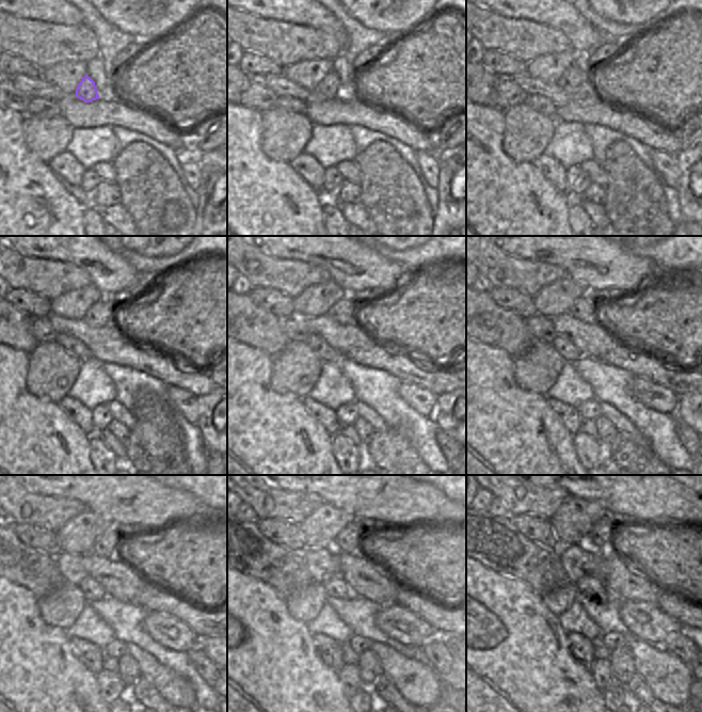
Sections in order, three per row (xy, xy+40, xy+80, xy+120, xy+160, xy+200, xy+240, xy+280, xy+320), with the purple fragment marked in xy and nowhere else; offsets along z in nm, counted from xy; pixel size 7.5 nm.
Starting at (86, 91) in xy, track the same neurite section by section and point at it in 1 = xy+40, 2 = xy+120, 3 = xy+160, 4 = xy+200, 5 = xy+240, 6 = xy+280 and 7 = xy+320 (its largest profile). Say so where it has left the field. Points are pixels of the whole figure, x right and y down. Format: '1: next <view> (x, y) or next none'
1: next xy+40 (330, 88)
2: next xy+120 (102, 313)
3: next xy+160 (342, 312)
4: next xy+200 (584, 310)
5: next xy+240 (110, 542)
6: next xy+280 (359, 534)
7: next xy+320 (603, 534)

